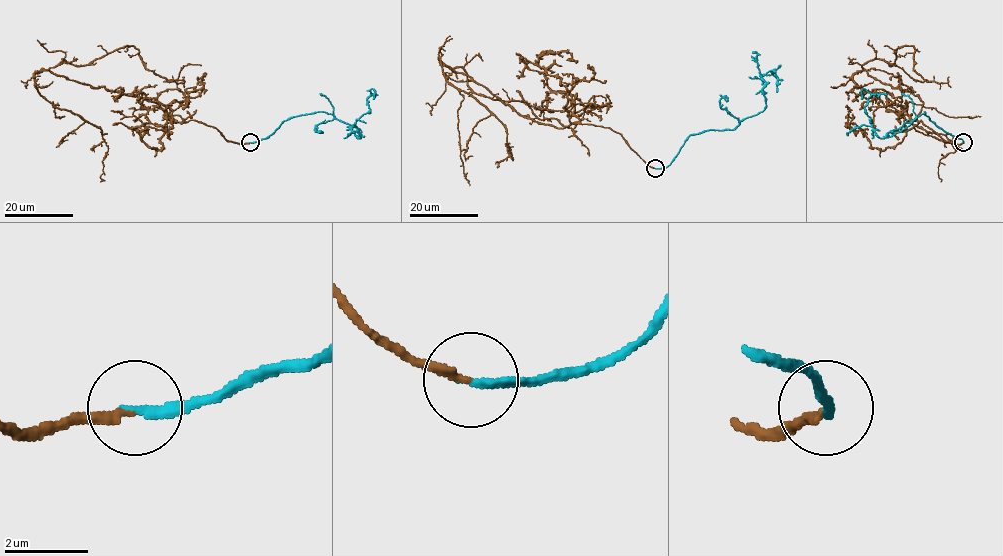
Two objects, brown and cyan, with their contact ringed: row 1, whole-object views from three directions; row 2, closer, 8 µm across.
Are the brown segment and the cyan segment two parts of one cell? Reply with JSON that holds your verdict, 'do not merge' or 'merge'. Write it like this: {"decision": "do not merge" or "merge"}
{"decision": "merge"}

